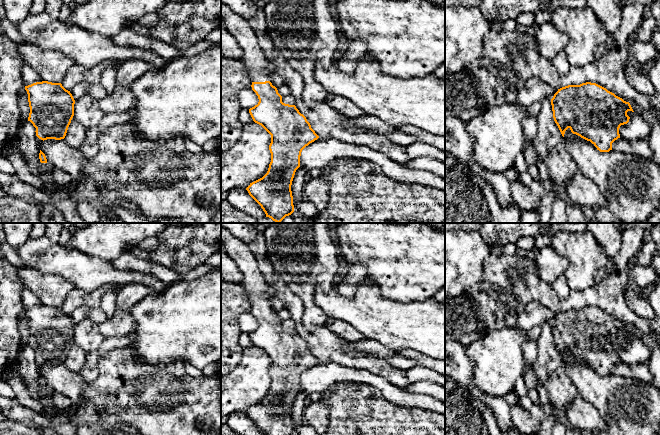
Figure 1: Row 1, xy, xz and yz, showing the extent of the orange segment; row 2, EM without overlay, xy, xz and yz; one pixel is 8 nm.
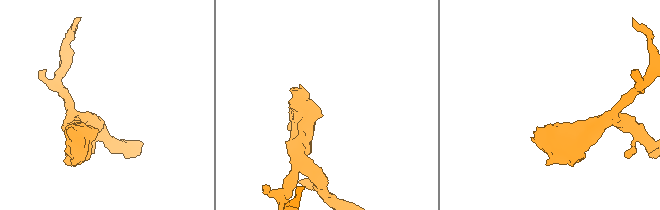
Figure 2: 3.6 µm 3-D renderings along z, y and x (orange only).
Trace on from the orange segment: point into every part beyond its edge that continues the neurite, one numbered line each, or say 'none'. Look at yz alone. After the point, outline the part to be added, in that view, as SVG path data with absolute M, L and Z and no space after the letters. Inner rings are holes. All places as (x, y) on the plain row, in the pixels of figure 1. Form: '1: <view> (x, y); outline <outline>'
none

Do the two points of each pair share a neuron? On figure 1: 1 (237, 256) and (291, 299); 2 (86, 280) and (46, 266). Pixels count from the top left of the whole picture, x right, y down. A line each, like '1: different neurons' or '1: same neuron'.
1: different neurons
2: same neuron

